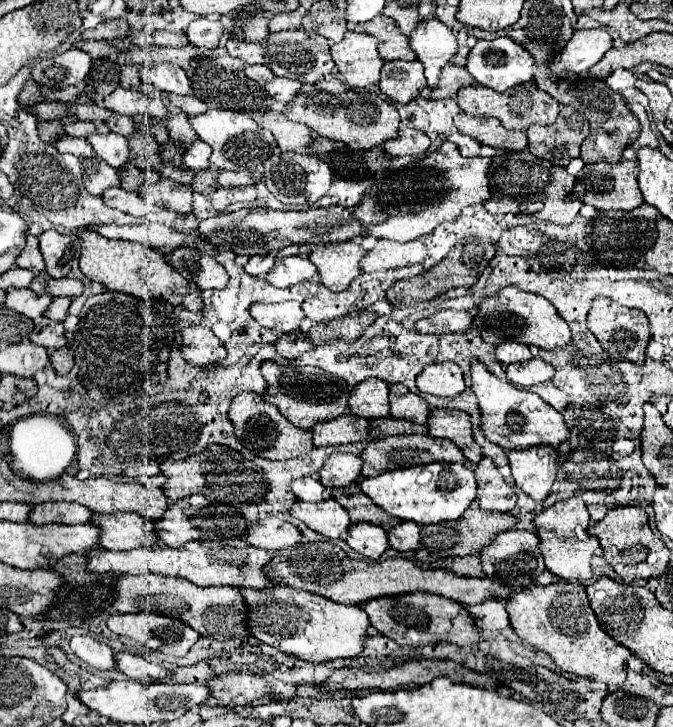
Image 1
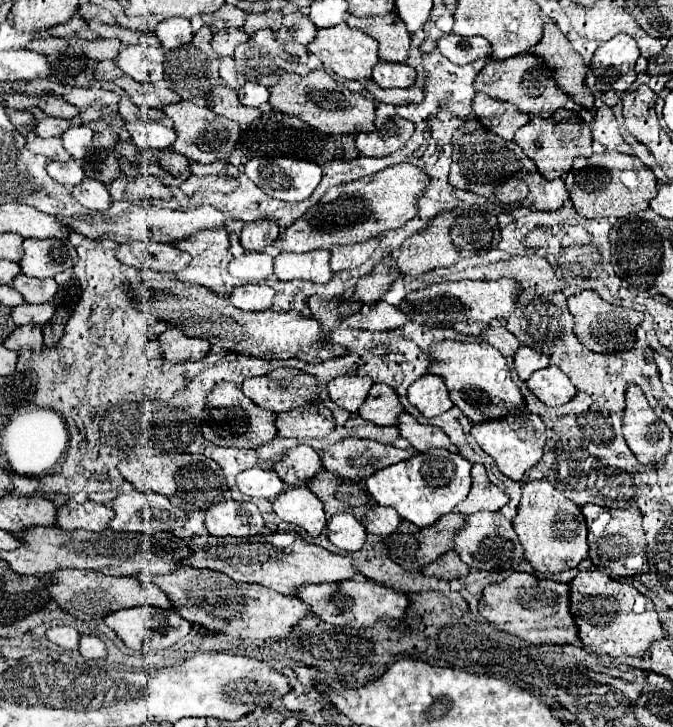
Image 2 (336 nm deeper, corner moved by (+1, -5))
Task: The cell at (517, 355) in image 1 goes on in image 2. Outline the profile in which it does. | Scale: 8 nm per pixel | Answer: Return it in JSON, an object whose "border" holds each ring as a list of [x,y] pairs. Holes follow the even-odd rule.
{"border":[[[521,346],[513,356],[513,364],[515,364],[515,370],[519,374],[519,380],[527,380],[531,376],[531,372],[549,366],[549,360],[541,352],[535,352],[527,346]]]}

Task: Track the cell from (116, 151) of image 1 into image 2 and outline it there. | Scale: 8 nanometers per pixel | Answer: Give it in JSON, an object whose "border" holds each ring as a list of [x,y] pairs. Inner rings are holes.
{"border":[[[71,126],[63,136],[63,146],[73,154],[75,160],[83,160],[91,150],[93,142],[93,130],[89,126]]]}

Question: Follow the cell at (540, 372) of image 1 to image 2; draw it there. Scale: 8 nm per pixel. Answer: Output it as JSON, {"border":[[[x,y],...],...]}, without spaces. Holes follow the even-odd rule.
{"border":[[[547,366],[537,370],[527,380],[529,390],[547,406],[561,406],[567,404],[575,396],[575,388],[571,386],[569,378],[555,366]]]}

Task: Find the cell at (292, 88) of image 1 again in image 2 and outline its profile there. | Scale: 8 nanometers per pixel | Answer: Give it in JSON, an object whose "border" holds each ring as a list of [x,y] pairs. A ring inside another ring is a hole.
{"border":[[[247,82],[239,92],[237,92],[241,98],[243,104],[247,106],[265,106],[269,102],[269,90],[261,84],[255,84],[255,82]]]}

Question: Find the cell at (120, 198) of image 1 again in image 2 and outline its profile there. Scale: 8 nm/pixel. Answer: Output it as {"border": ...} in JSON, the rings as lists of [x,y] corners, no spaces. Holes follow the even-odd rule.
{"border":[[[87,178],[87,180],[83,180],[83,184],[75,186],[71,192],[85,208],[91,208],[91,210],[97,210],[97,212],[107,212],[111,208],[109,190],[107,190],[105,184],[97,182],[97,180]]]}

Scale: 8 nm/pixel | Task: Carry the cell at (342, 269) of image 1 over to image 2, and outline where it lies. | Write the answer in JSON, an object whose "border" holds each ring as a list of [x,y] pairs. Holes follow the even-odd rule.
{"border":[[[329,250],[311,252],[281,252],[275,258],[275,276],[279,280],[309,280],[313,284],[327,284],[333,278],[329,268]]]}

